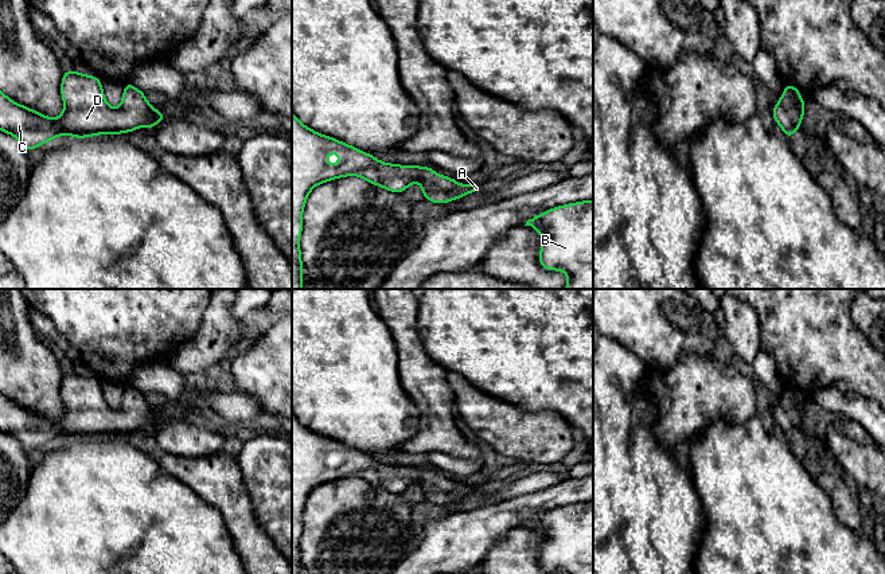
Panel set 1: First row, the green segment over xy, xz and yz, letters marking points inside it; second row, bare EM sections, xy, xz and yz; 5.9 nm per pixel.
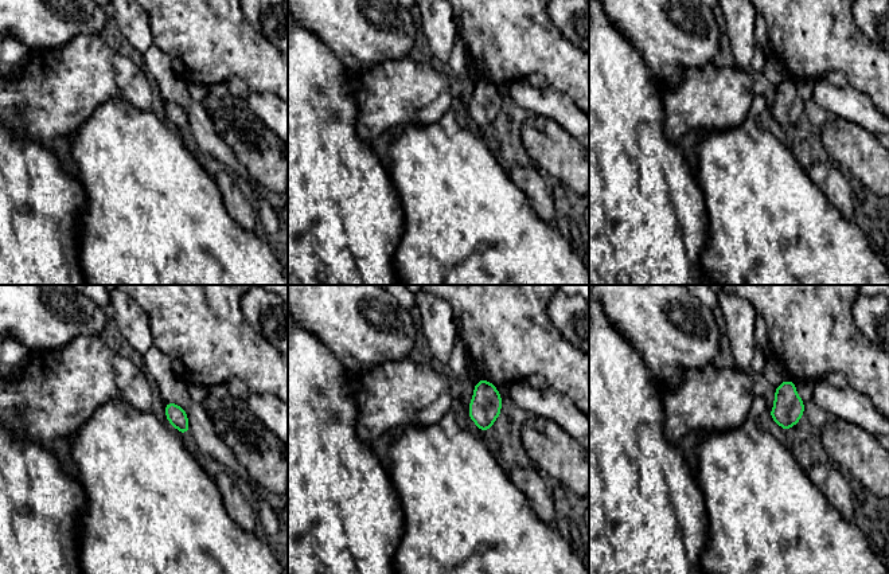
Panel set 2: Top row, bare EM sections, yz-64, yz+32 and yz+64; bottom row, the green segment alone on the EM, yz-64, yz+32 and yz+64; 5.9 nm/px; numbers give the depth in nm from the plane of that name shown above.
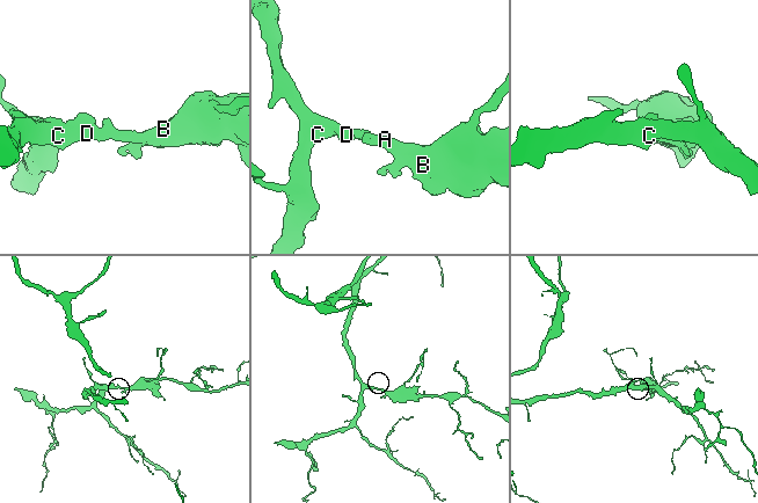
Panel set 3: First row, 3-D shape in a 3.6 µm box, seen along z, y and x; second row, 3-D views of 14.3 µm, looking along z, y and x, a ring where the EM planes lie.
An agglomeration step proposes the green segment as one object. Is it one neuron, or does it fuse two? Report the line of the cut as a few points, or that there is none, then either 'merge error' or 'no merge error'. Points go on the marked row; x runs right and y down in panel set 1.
no cut | no merge error

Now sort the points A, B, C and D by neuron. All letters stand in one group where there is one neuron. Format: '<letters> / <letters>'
A B C D

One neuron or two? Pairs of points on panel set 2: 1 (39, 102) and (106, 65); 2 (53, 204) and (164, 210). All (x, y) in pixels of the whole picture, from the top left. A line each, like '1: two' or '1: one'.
1: one
2: two

